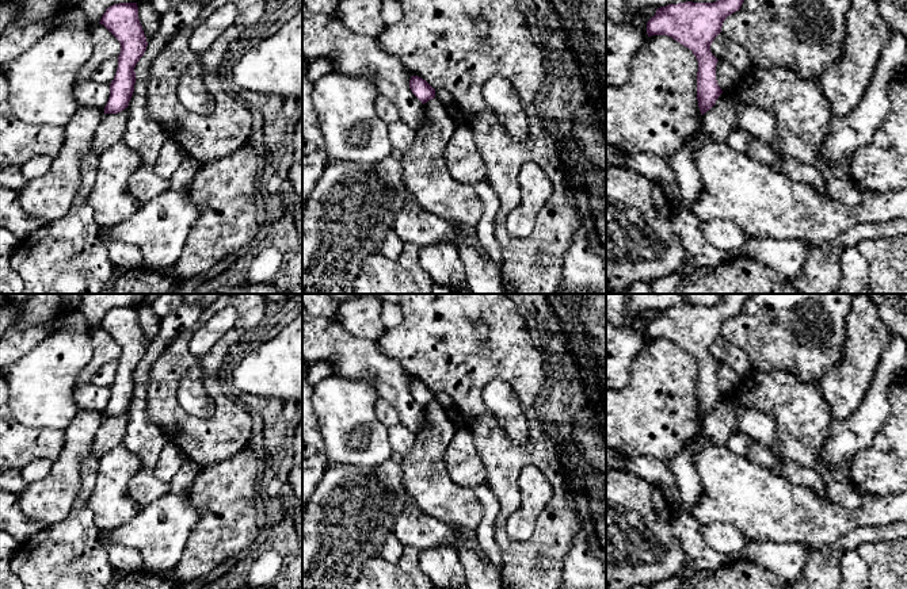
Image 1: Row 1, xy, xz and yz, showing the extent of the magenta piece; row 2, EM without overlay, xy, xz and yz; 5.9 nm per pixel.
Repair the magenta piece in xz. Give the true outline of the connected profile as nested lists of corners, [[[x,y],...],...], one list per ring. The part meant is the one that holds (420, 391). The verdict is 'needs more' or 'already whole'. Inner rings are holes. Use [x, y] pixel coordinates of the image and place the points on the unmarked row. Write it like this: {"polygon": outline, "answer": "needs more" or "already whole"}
{"polygon": [[[412,379],[409,391],[423,408],[435,401],[435,393],[422,380]]], "answer": "already whole"}

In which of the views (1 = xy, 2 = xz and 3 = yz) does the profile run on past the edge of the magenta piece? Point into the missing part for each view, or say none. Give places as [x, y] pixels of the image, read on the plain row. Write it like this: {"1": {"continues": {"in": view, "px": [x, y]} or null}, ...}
{"1": {"continues": null}, "2": {"continues": null}, "3": {"continues": null}}

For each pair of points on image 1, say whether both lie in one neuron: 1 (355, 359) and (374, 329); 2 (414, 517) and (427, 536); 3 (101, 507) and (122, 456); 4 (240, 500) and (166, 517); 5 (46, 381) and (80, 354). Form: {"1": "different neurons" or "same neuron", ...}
{"1": "different neurons", "2": "same neuron", "3": "same neuron", "4": "different neurons", "5": "same neuron"}

